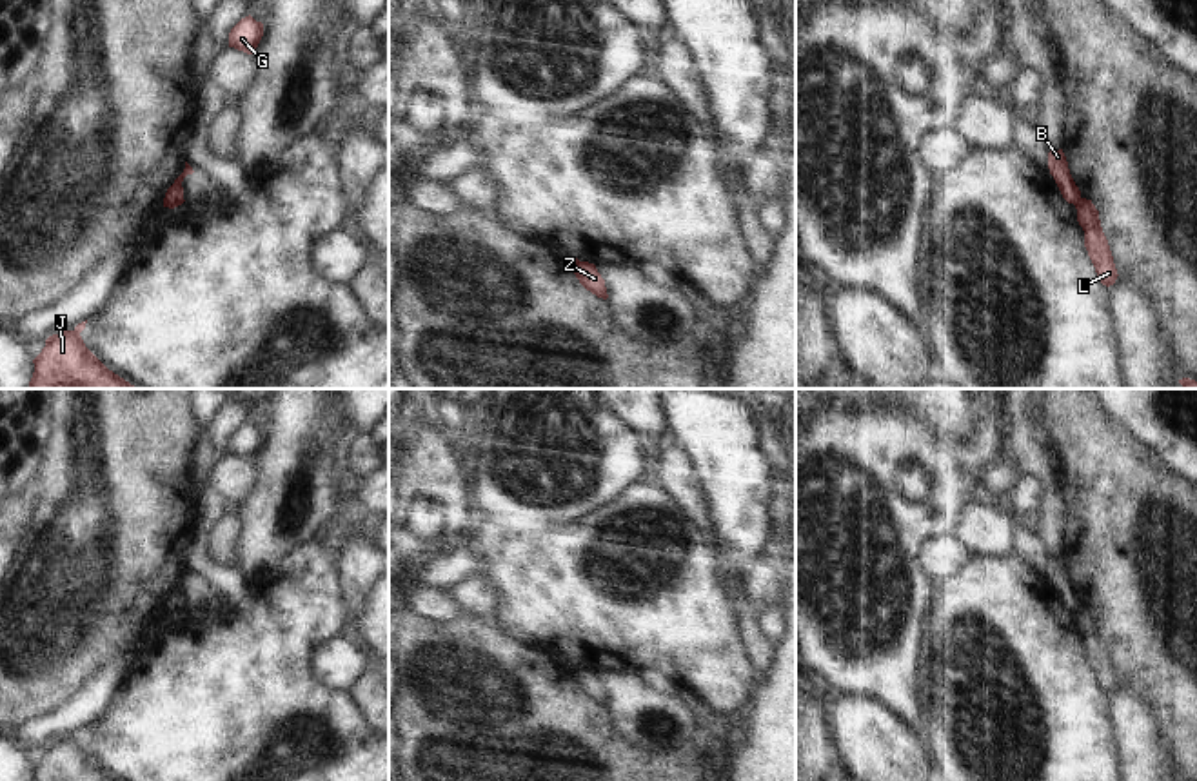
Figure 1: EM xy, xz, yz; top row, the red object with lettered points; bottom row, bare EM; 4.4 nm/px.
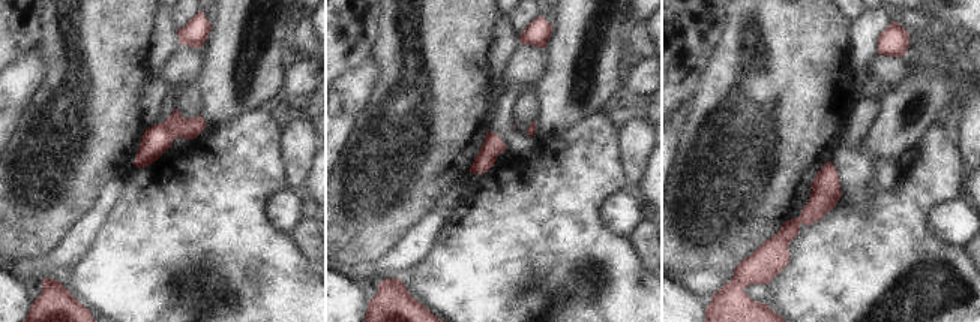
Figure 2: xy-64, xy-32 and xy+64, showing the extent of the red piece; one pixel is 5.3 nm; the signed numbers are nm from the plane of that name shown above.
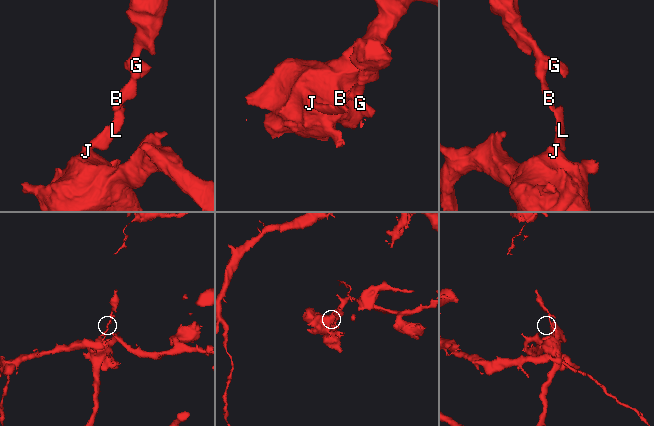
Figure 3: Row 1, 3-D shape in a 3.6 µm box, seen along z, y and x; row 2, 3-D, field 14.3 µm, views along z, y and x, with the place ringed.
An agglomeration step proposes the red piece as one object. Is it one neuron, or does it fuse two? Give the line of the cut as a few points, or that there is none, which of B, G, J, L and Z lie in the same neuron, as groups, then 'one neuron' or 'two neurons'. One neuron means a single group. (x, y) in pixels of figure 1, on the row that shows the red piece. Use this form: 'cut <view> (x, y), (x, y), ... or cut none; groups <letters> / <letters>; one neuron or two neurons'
cut yz (1081, 198), (1074, 204); groups B G / J L Z; two neurons

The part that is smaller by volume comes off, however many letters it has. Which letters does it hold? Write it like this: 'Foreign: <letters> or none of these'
Foreign: B, G

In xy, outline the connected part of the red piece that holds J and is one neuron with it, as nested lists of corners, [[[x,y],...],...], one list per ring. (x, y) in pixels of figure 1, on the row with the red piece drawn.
[[[87,320],[45,340],[33,360],[35,372],[27,389],[134,389],[85,347],[80,336],[85,323]]]

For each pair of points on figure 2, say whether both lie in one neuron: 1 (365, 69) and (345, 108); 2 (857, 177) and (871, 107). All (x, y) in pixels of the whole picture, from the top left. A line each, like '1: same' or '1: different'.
1: same
2: different

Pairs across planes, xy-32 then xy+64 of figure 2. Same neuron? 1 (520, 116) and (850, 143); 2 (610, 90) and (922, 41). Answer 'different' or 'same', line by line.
1: same
2: same

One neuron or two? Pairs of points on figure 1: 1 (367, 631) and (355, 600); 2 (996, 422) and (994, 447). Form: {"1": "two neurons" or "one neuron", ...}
{"1": "two neurons", "2": "one neuron"}

